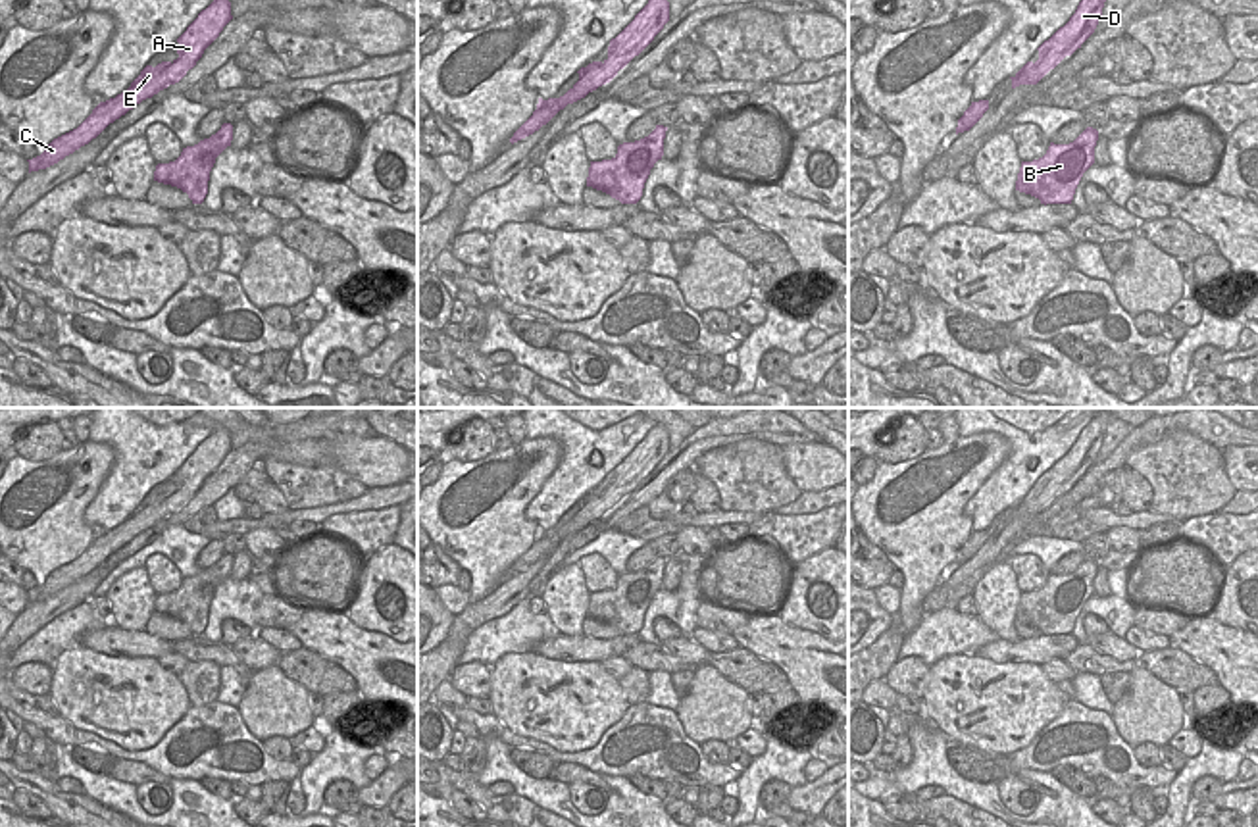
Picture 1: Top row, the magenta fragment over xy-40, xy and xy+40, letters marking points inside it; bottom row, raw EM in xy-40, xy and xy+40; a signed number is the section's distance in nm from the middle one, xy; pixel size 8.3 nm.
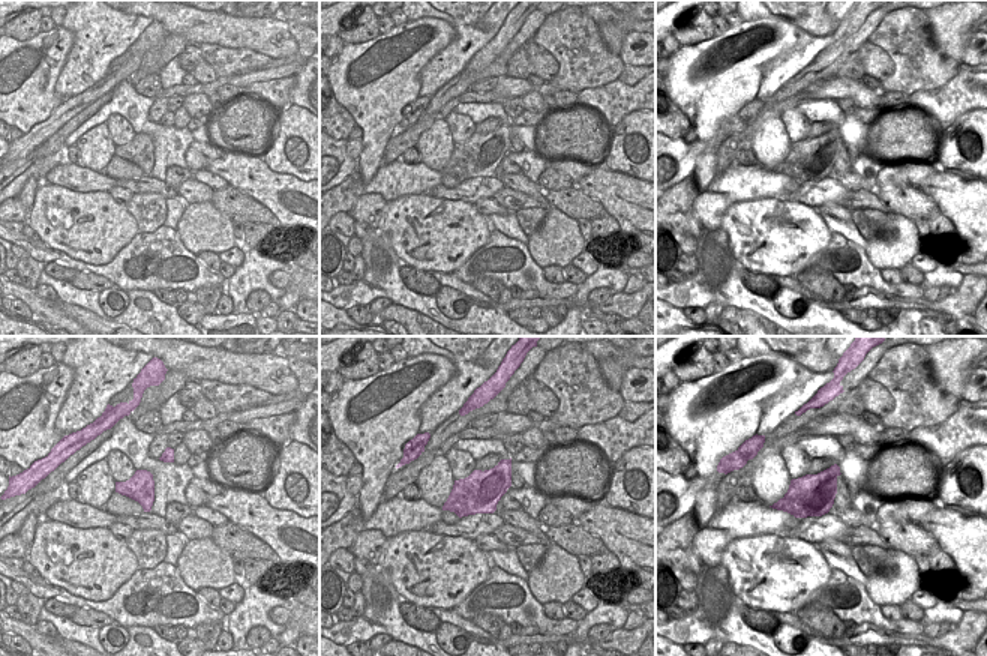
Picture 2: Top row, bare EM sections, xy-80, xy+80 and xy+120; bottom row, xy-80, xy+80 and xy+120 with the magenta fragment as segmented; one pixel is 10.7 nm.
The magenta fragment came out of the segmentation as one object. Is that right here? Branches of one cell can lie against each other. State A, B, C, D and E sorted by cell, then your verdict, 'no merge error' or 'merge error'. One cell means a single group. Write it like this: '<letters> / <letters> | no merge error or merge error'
A C D E / B | merge error

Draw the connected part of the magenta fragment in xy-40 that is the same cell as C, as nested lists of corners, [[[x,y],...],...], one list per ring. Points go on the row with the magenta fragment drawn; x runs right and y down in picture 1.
[[[214,0],[177,38],[177,60],[162,62],[156,67],[146,65],[127,90],[115,98],[100,102],[77,129],[54,138],[40,156],[27,160],[29,173],[58,163],[81,146],[88,144],[110,123],[125,115],[142,100],[152,98],[169,85],[179,83],[187,71],[196,65],[204,50],[219,37],[231,19],[231,2]]]

